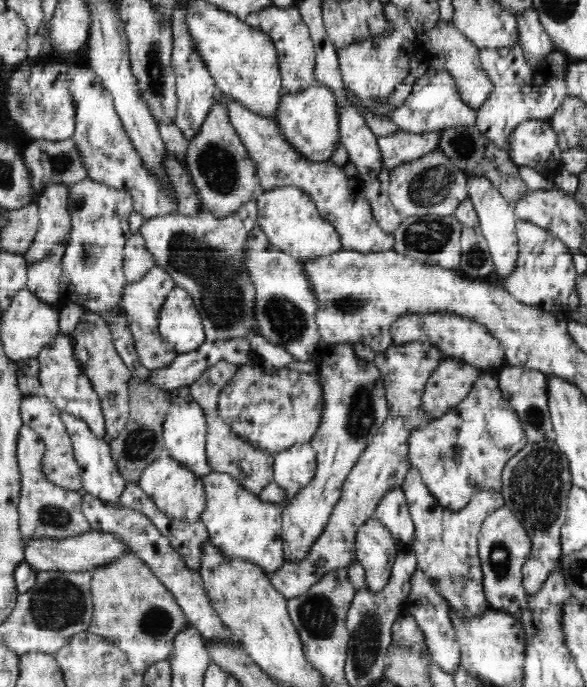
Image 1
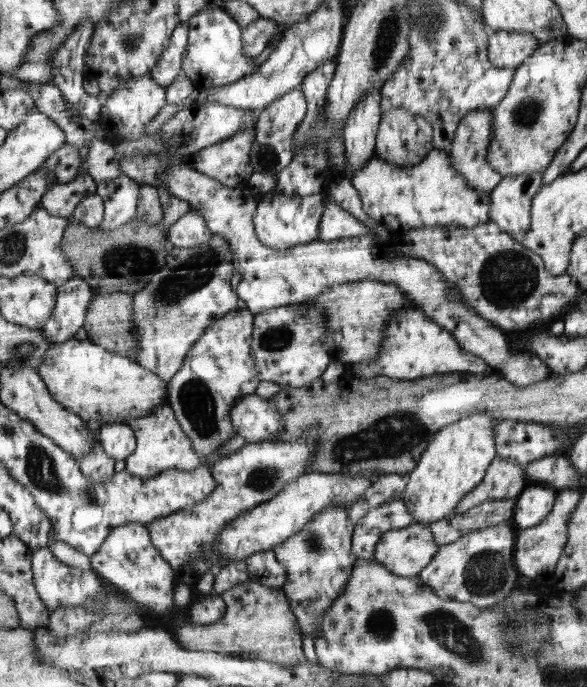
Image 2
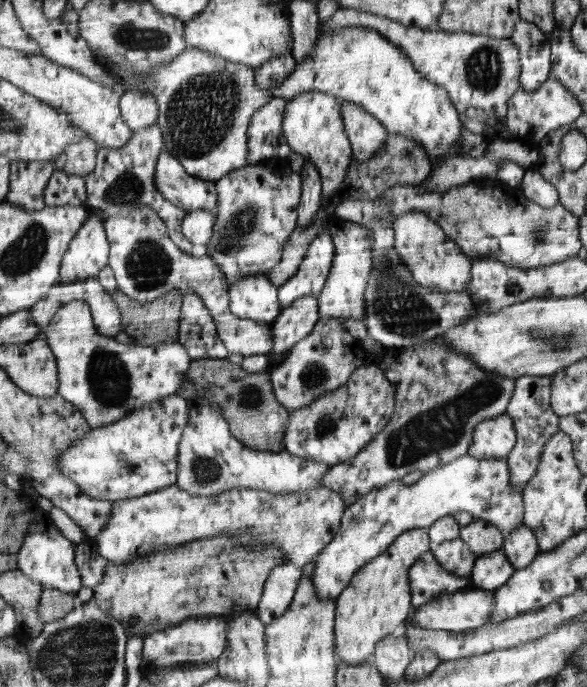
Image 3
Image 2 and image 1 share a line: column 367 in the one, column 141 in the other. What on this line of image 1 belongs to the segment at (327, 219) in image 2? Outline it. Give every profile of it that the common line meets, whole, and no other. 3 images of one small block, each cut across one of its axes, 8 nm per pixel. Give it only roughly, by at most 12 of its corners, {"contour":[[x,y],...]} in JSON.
{"contour":[[256,201],[146,220],[207,341],[260,334],[245,264]]}

